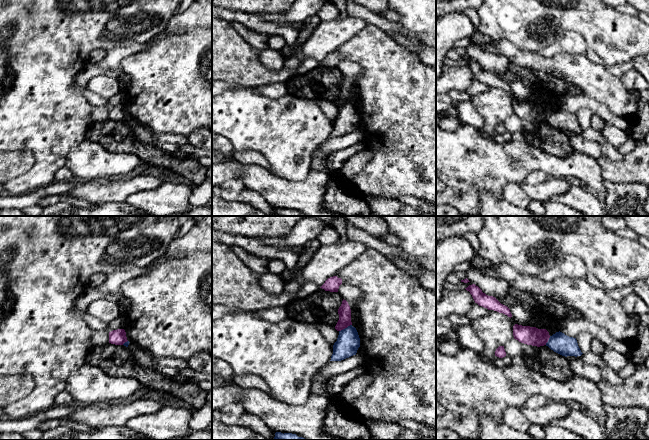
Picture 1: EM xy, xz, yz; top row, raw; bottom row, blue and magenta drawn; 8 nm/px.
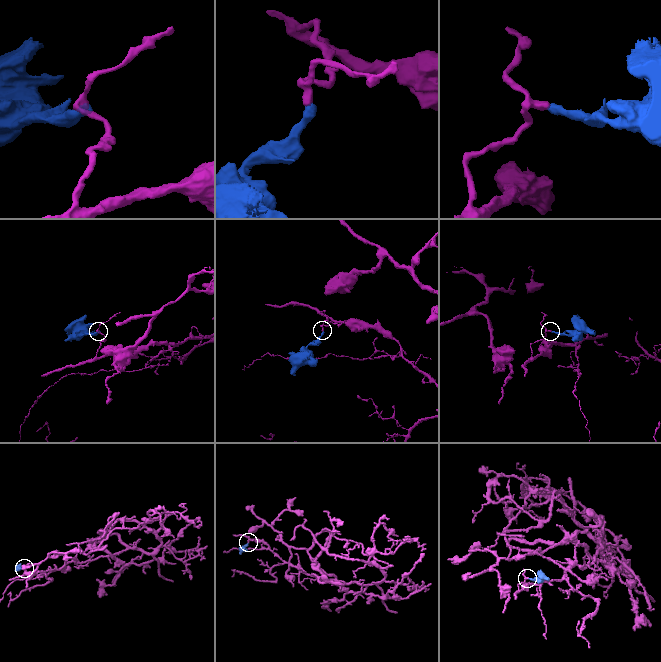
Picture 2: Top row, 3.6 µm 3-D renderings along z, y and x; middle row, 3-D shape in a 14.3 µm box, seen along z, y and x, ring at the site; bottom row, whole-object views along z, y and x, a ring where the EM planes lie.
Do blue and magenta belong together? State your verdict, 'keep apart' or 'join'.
keep apart

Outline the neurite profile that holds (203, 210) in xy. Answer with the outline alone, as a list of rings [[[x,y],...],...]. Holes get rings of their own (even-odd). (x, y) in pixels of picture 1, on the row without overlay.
[[[207,205],[190,209],[184,216],[212,216],[212,208]]]

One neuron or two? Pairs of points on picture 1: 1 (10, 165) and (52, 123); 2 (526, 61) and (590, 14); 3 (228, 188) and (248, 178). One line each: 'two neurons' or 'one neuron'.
1: two neurons
2: two neurons
3: two neurons

